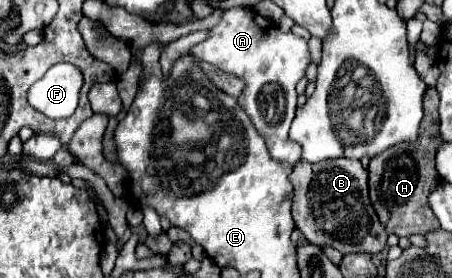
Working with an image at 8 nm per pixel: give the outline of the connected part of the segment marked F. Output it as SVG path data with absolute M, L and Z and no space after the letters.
M55 64L29 88L27 102L47 118L69 118L79 104L81 86L83 74L75 64Z

